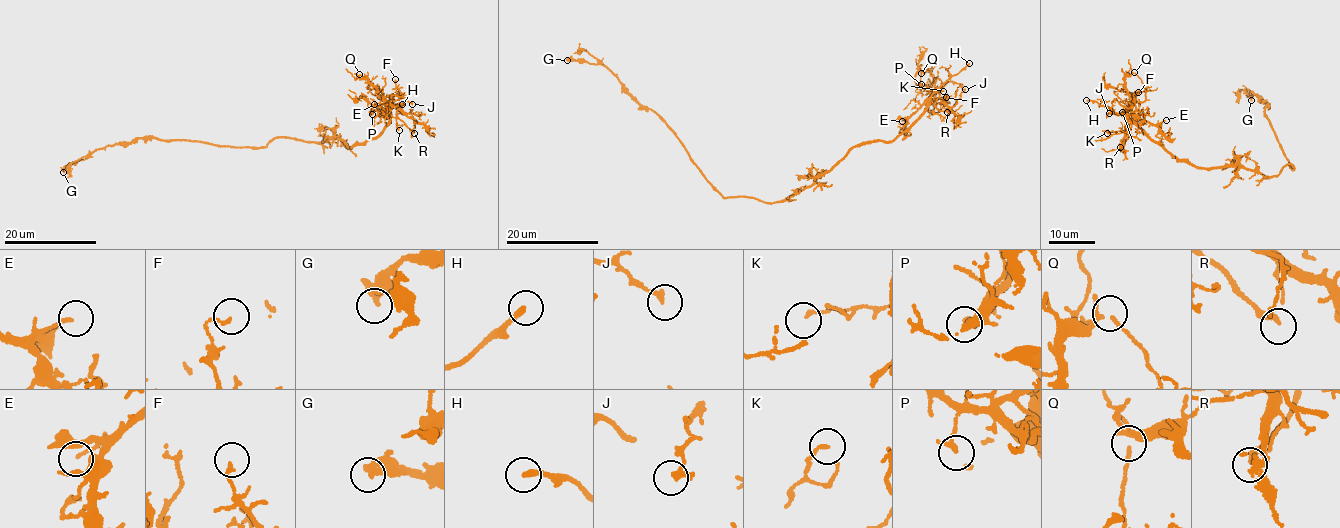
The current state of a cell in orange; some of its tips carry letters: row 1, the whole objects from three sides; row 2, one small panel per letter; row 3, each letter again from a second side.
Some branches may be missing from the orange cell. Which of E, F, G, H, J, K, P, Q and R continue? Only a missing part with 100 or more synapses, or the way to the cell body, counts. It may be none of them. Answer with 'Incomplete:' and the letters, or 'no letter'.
Incomplete: H

